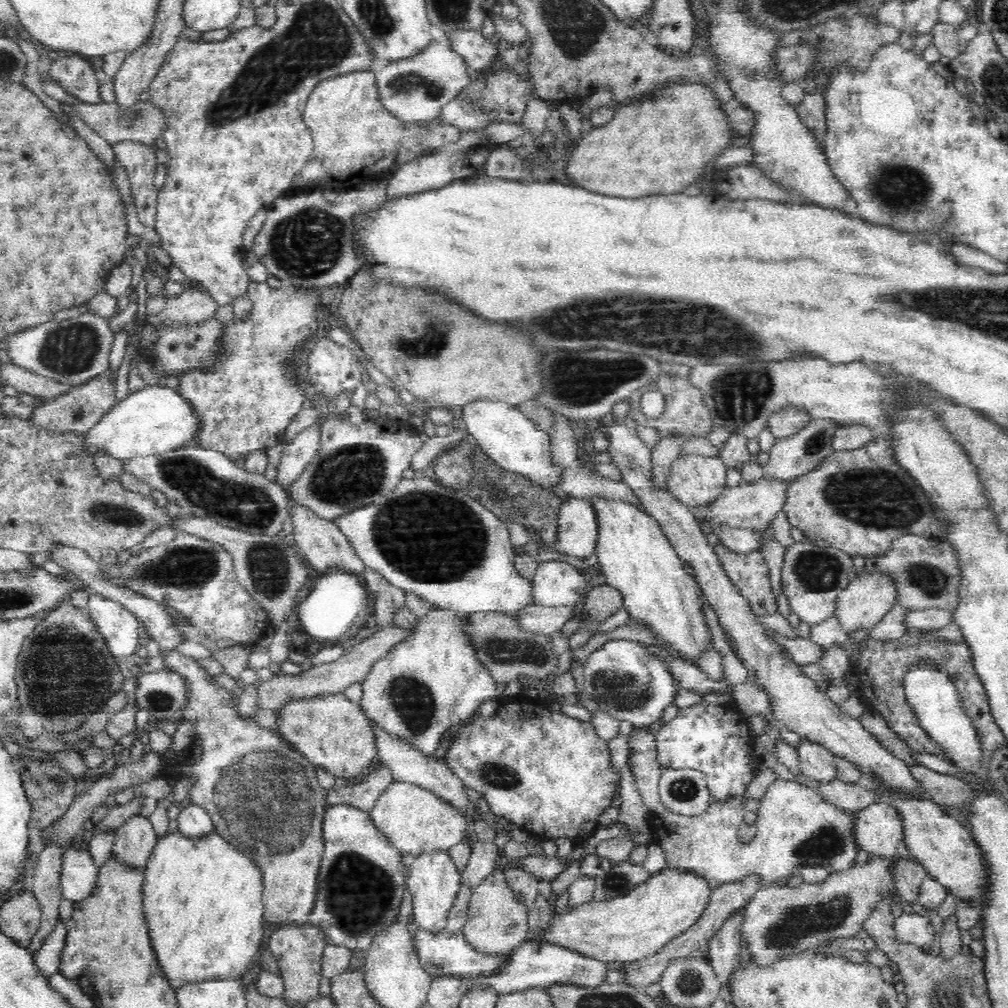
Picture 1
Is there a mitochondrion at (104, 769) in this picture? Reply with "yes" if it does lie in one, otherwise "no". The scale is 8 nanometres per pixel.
no

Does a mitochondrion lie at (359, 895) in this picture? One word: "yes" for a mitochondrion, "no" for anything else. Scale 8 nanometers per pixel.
yes

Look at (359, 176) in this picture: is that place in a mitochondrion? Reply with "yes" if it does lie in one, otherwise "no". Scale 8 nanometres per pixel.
no

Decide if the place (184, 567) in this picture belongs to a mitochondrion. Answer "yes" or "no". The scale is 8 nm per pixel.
yes

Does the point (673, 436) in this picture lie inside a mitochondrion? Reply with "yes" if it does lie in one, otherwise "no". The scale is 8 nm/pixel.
no

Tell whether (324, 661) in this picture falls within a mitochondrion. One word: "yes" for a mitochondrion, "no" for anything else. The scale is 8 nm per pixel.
no

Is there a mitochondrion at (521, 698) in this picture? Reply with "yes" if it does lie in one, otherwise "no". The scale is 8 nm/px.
no

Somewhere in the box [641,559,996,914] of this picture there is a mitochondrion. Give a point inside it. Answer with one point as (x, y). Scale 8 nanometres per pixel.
(835, 837)

